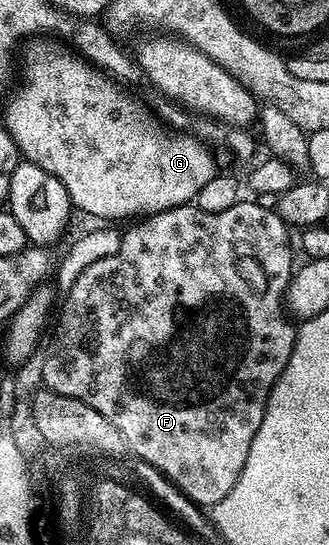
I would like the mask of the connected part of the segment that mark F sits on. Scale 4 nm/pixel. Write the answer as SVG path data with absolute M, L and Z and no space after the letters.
M252 198L241 199L239 204L230 206L230 210L218 210L218 214L210 214L194 202L180 204L176 208L157 212L140 223L137 228L121 235L120 245L114 254L88 266L67 289L68 297L61 308L59 305L51 329L52 341L48 344L44 365L40 368L43 387L66 398L78 398L78 402L86 402L86 406L98 410L102 418L110 418L118 434L122 434L127 451L133 452L132 456L137 461L144 461L156 468L195 505L200 502L222 502L222 498L234 490L234 482L238 482L238 474L242 474L242 466L246 466L250 442L254 442L254 434L258 434L258 426L262 426L262 414L268 405L268 391L278 382L294 350L298 328L295 323L292 325L293 317L286 307L288 286L294 275L294 240L288 237L289 225L284 223L279 211L258 206Z

